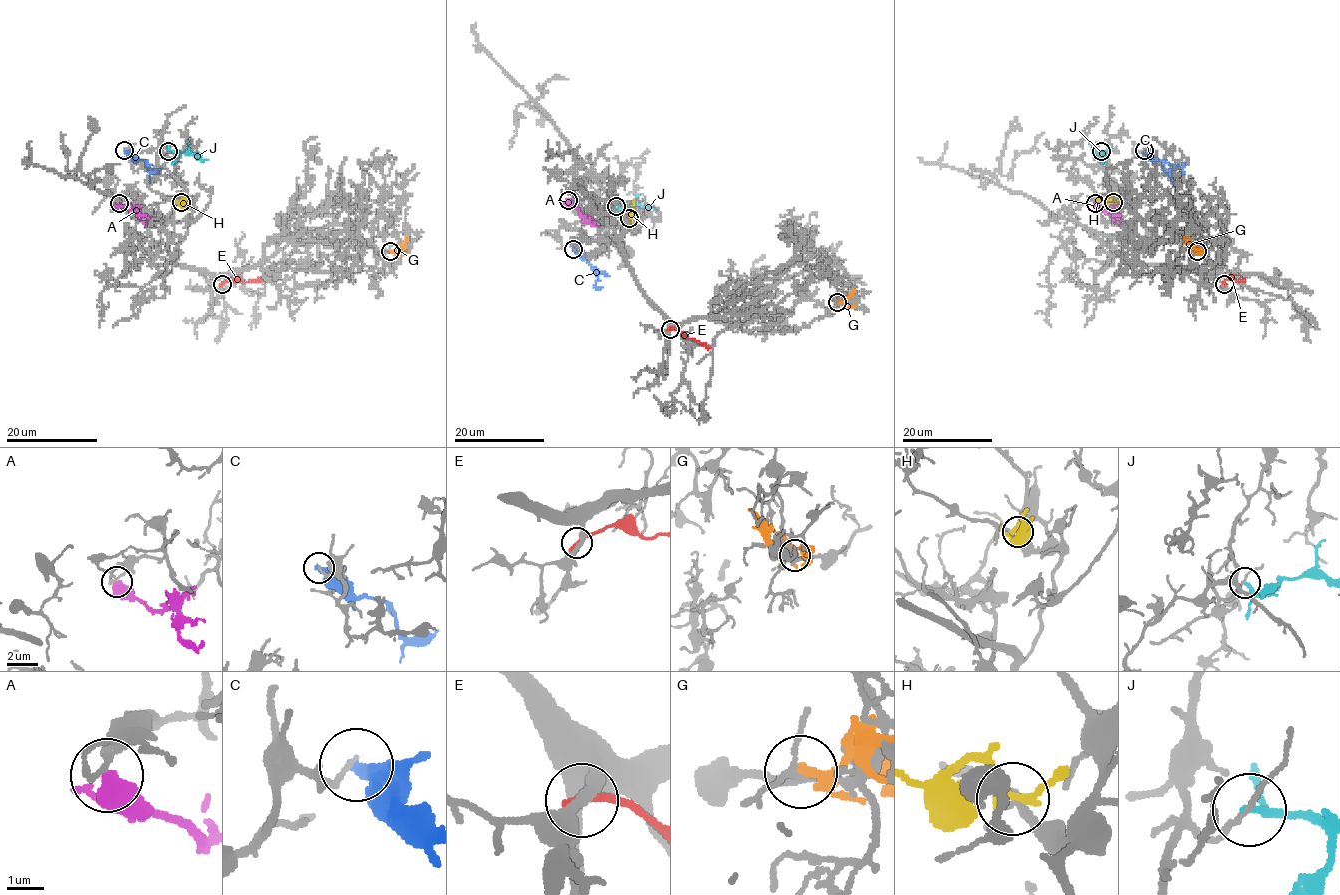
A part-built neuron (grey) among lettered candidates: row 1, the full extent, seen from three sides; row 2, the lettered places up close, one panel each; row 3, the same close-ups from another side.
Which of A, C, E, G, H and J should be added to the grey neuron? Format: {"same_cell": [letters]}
{"same_cell": []}

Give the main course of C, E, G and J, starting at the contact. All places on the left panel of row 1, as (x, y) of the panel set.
C: (125, 150), (142, 159), (154, 173)
E: (222, 284), (236, 279), (241, 282), (262, 279)
G: (390, 251), (398, 250), (407, 237)
J: (168, 151), (194, 153), (200, 159), (207, 160)

